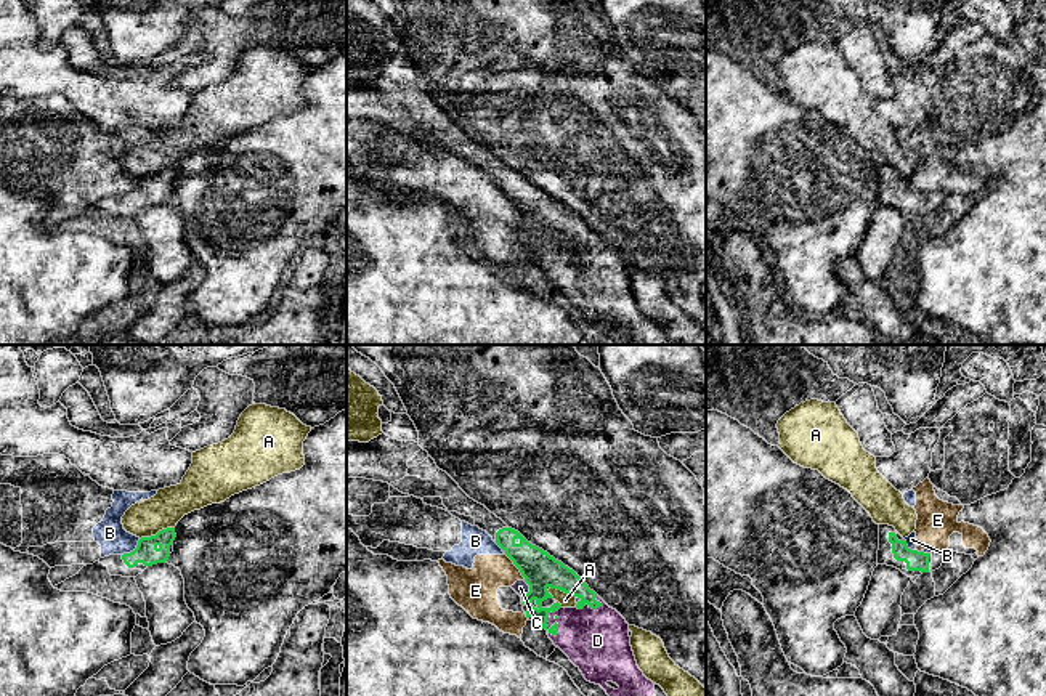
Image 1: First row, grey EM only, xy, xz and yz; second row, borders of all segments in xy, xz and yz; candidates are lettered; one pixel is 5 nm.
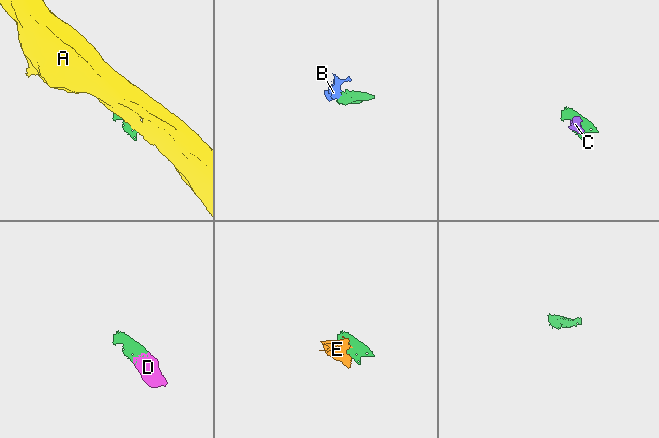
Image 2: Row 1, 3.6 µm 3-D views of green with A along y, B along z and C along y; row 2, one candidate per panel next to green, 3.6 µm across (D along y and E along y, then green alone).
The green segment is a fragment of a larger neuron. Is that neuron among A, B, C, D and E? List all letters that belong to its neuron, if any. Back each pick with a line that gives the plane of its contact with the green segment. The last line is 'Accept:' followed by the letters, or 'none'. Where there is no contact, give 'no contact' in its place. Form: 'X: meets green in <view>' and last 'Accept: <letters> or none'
D: meets green in xz
Accept: D

